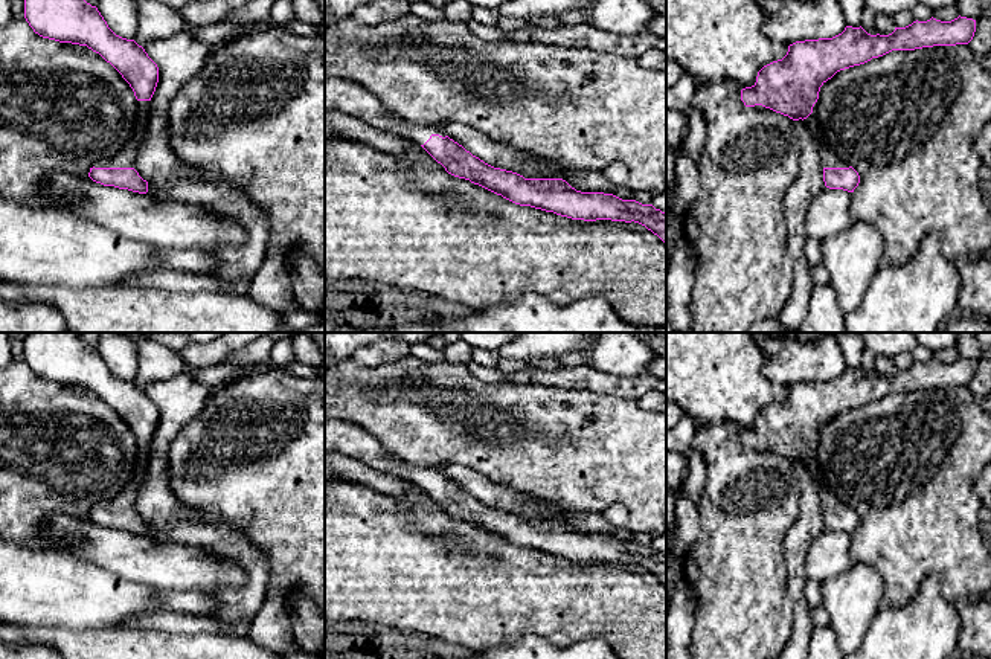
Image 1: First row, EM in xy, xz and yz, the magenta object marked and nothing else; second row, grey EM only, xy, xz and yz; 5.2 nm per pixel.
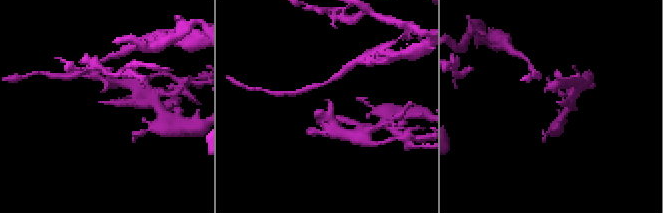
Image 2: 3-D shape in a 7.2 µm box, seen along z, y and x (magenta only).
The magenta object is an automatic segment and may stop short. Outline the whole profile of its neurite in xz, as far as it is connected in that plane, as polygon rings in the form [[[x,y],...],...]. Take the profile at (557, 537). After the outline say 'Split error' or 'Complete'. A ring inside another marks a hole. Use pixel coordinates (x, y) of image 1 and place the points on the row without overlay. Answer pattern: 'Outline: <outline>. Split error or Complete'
Outline: [[[325,416],[325,452],[338,452],[372,468],[396,474],[422,488],[448,516],[470,522],[515,546],[572,561],[634,563],[666,584],[666,555],[653,546],[622,542],[613,535],[581,534],[563,520],[524,520],[517,514],[494,510],[450,481],[435,465],[419,467],[402,461],[387,452],[374,435],[346,420]]]. Split error

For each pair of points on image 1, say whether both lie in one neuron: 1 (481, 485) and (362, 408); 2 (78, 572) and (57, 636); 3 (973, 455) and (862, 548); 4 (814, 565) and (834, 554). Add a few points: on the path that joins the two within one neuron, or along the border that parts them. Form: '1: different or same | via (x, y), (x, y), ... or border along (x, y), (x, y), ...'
1: different | border along (435, 464), (461, 462), (481, 472)
2: different | border along (25, 626), (52, 626), (95, 632)
3: same | via (946, 482), (889, 537)
4: same | via (819, 565), (830, 556)

